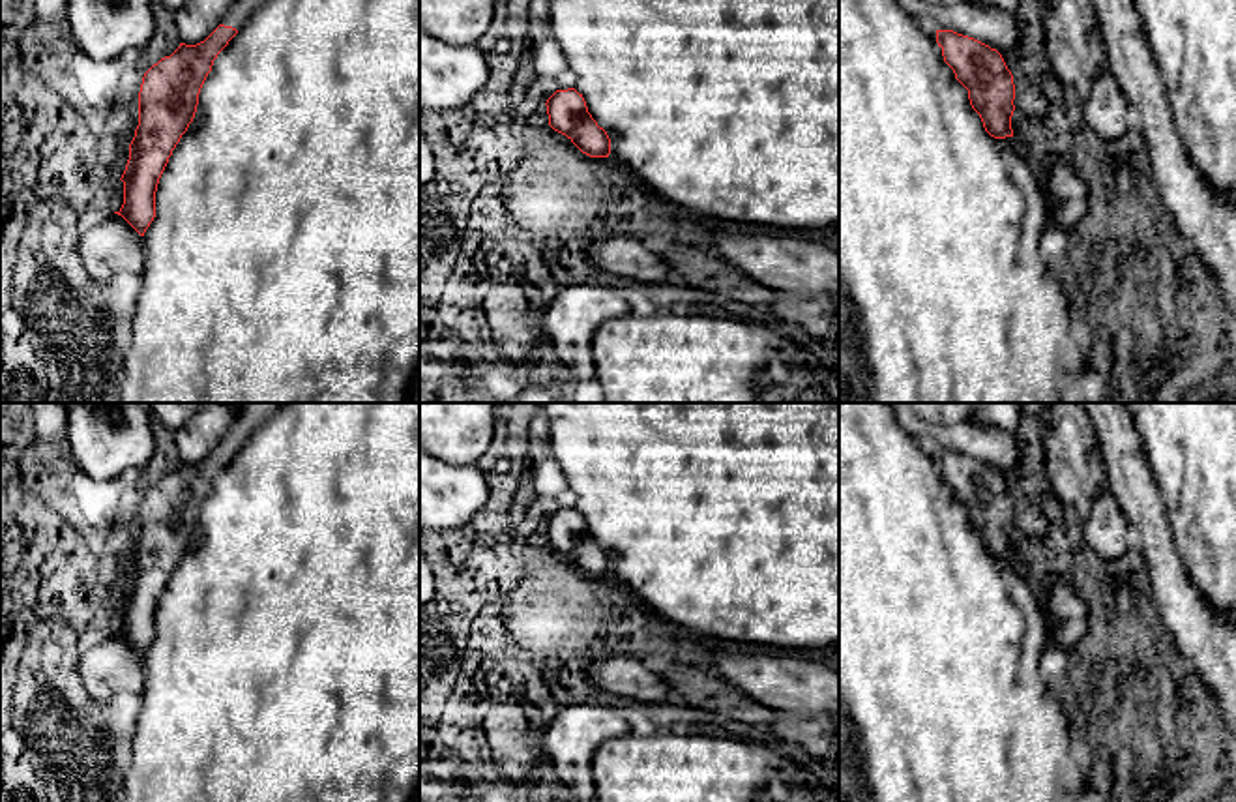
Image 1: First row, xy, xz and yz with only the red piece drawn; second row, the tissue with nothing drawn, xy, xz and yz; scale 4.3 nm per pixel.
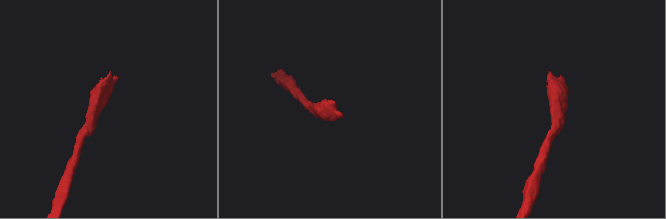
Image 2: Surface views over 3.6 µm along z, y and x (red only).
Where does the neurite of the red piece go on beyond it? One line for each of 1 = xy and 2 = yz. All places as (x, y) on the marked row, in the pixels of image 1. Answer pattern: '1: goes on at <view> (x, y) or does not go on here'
1: goes on at xy (240, 10)
2: does not go on here

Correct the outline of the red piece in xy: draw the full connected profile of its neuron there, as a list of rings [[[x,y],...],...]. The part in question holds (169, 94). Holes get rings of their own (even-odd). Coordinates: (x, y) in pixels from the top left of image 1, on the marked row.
[[[234,0],[221,24],[200,43],[180,47],[154,64],[142,77],[139,92],[139,126],[129,144],[129,159],[122,174],[124,182],[124,204],[118,212],[140,236],[155,217],[155,191],[159,178],[172,156],[172,150],[180,142],[195,118],[200,88],[212,71],[213,60],[238,34],[245,21],[266,0]]]

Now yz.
[[[936,30],[936,43],[955,79],[968,90],[985,131],[994,139],[1013,137],[1015,84],[1002,54],[953,30]]]

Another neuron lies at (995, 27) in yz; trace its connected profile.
[[[899,0],[899,4],[933,30],[953,30],[998,52],[1019,43],[1013,13],[983,0]]]

